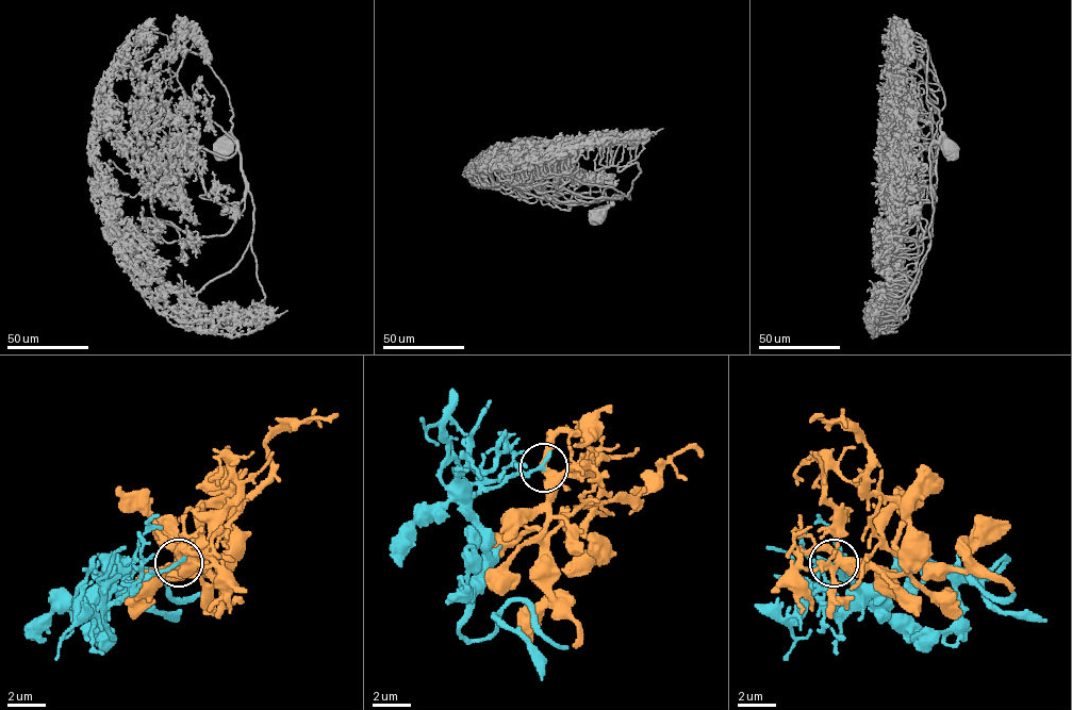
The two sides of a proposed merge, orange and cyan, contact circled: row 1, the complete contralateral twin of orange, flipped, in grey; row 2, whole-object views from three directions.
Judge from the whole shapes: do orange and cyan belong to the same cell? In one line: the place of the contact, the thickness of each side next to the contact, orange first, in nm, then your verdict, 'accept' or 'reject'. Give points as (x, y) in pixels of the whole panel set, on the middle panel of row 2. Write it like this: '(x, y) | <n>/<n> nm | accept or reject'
(544, 467) | 320/200 nm | accept

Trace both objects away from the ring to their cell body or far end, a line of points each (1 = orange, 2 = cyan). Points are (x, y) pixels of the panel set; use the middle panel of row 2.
1: (543, 468), (547, 517), (543, 541), (595, 502), (635, 502), (635, 497), (678, 455), (692, 449), (702, 459)
2: (543, 468), (471, 497), (484, 537), (484, 575), (460, 632), (484, 638), (518, 599), (538, 632), (566, 647)

